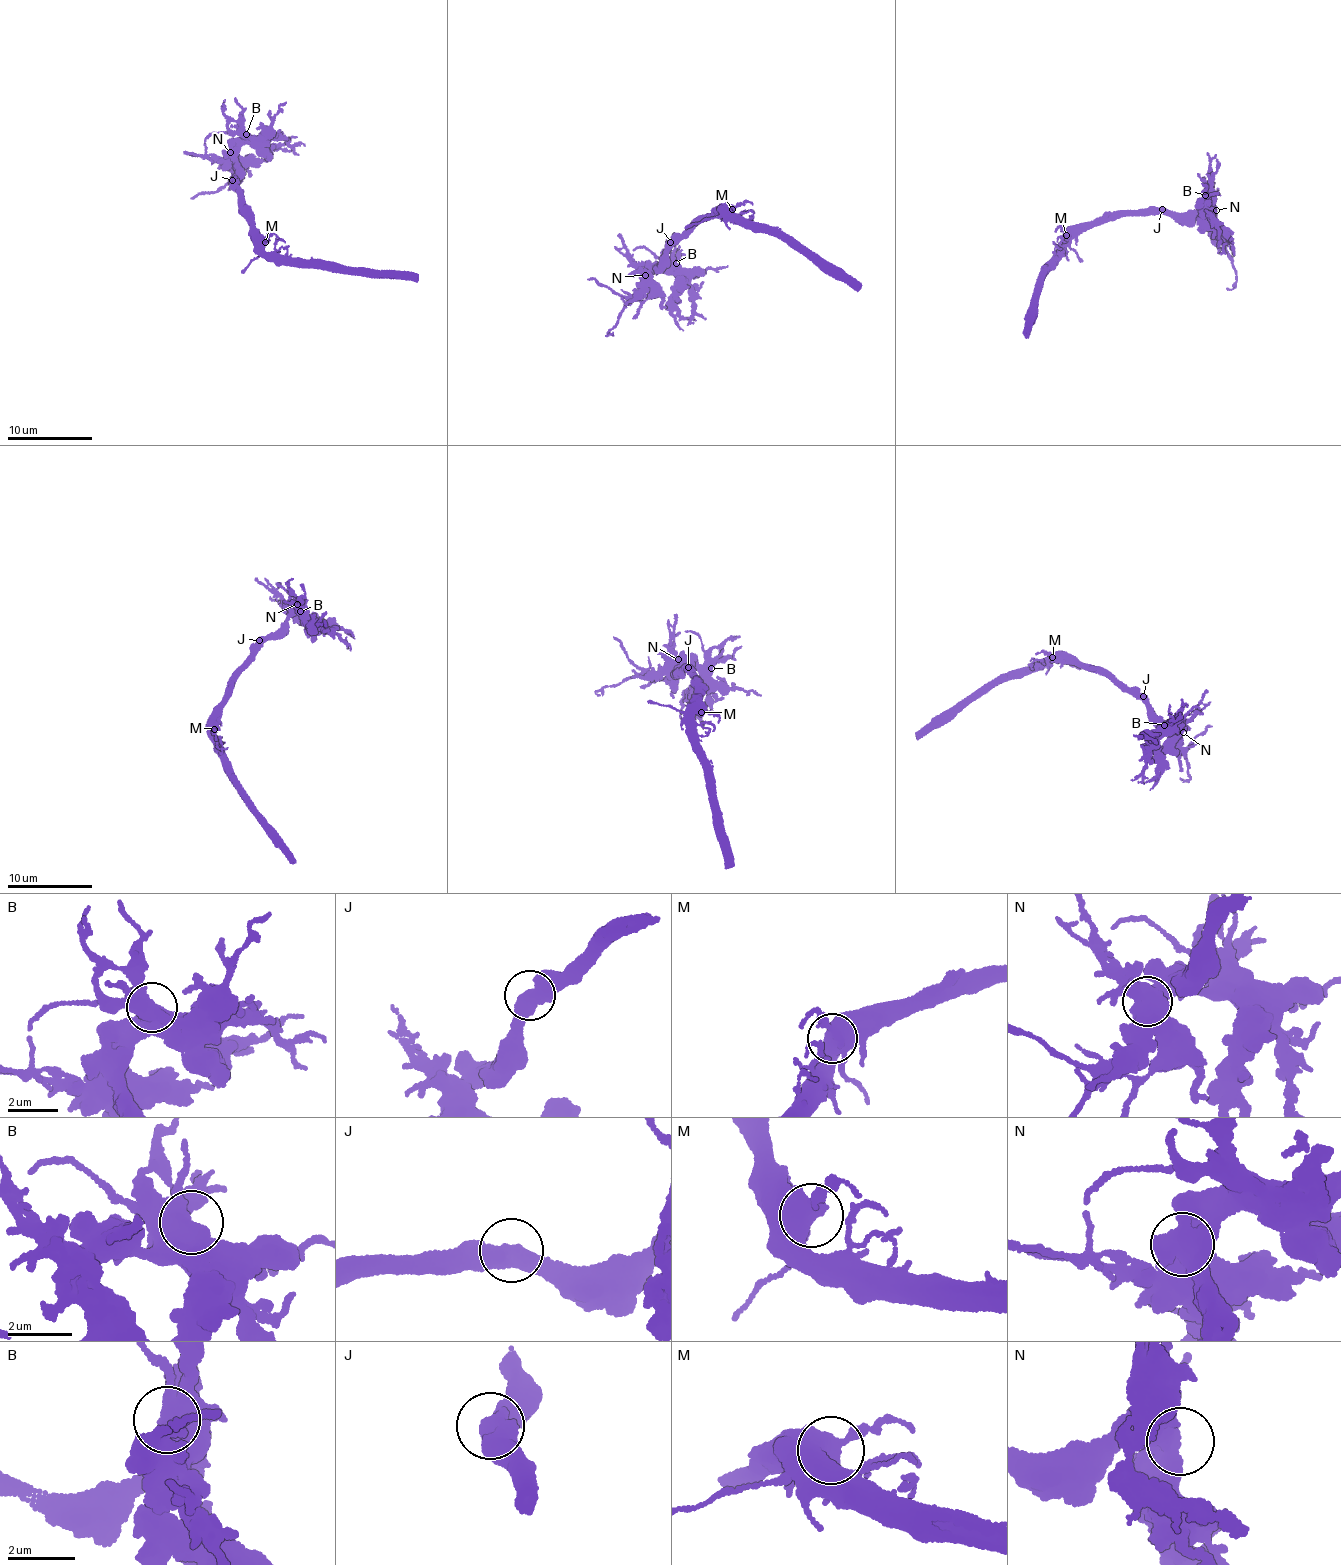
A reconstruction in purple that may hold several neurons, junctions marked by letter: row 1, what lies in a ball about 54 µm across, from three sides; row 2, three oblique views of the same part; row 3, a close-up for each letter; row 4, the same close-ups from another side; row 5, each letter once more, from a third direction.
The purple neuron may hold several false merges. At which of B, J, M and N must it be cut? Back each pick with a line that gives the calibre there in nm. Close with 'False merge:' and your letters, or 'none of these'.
False merge: none of these

